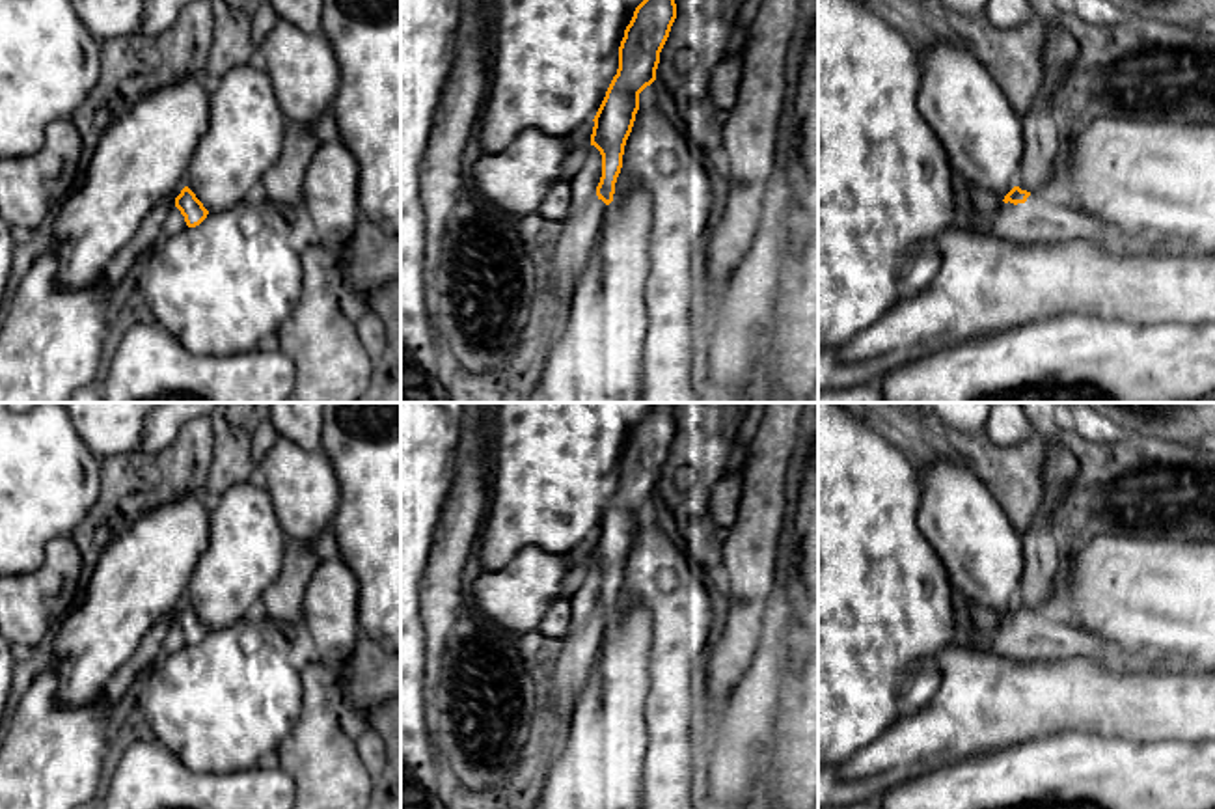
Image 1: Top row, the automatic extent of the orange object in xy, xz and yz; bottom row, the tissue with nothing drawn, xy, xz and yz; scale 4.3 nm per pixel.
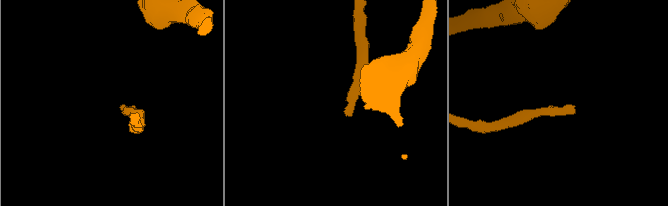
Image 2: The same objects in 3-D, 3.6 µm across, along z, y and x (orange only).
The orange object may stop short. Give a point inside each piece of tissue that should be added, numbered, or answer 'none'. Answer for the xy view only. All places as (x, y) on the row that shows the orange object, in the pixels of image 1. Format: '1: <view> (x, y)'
1: xy (174, 224)

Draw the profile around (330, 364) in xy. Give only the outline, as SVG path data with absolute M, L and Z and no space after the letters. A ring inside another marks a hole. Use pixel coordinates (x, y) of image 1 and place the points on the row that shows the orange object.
M311 244L300 257L302 293L276 334L276 347L294 363L293 403L358 403L375 363L339 306L343 255Z

